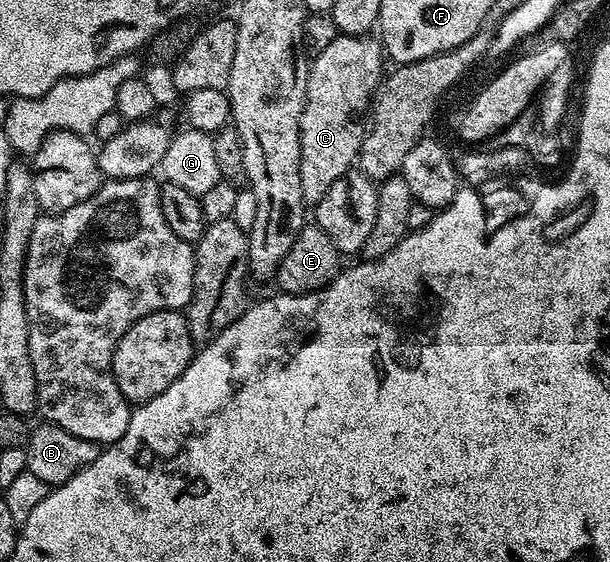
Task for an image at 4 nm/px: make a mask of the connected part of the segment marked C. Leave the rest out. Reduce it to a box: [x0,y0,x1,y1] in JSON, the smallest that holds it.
[299,34,385,206]

